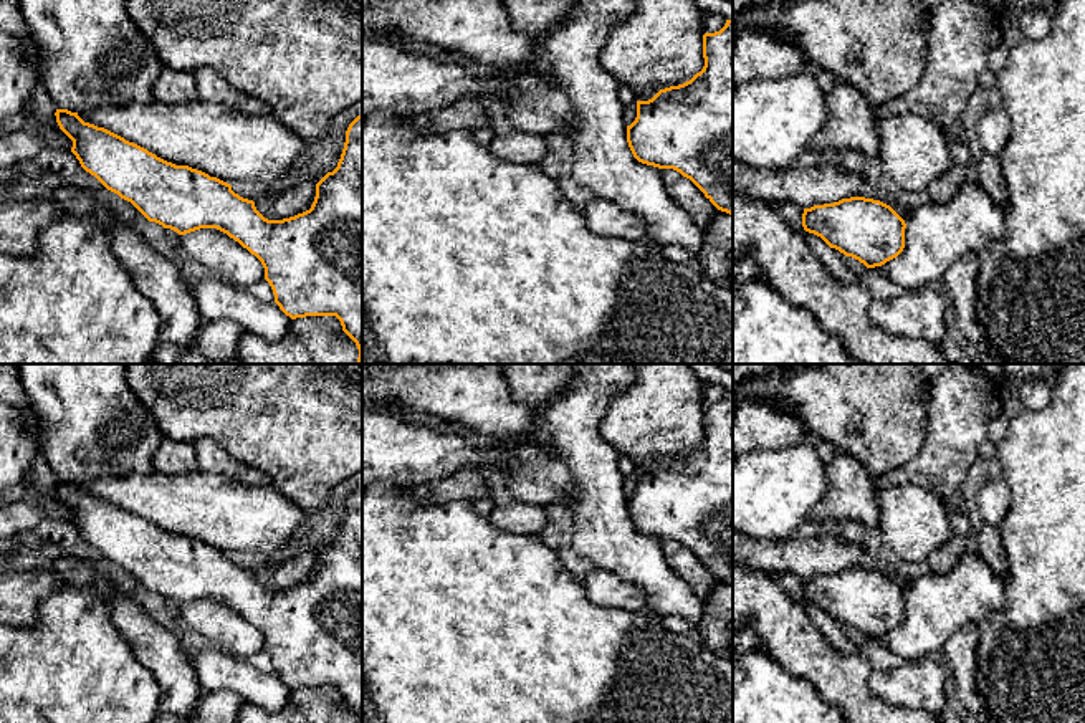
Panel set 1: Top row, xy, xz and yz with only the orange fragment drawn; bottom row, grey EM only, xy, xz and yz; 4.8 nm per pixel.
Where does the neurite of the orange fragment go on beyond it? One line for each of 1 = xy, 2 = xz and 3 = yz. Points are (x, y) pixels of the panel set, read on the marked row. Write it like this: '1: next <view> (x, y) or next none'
1: next none
2: next none
3: next none

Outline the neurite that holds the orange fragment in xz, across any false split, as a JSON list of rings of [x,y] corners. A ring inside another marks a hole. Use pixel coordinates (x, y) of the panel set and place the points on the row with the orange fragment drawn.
[[[726,20],[719,31],[703,35],[703,58],[703,69],[690,81],[637,101],[627,142],[638,162],[680,172],[718,210],[733,217],[733,20]]]

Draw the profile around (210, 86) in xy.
[[[212,68],[194,71],[197,86],[197,101],[220,103],[250,116],[270,114],[268,104],[255,96],[233,88]]]

